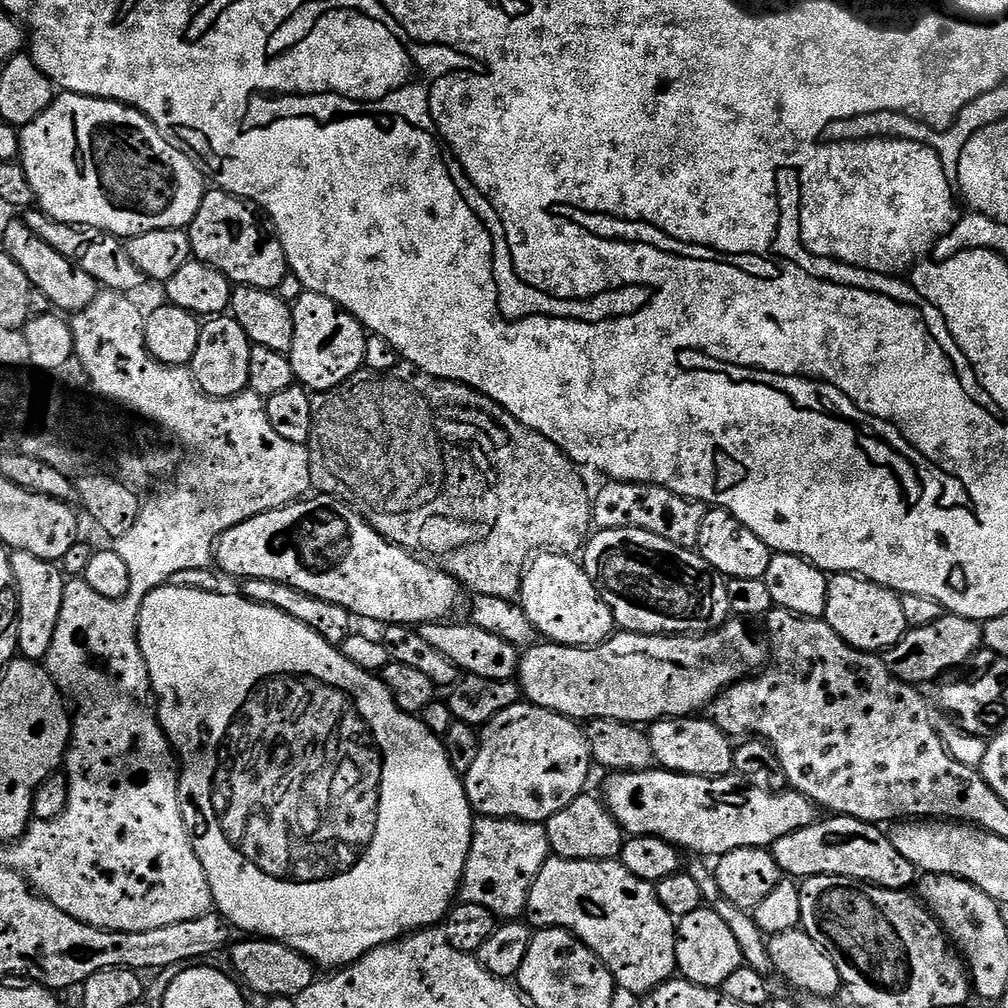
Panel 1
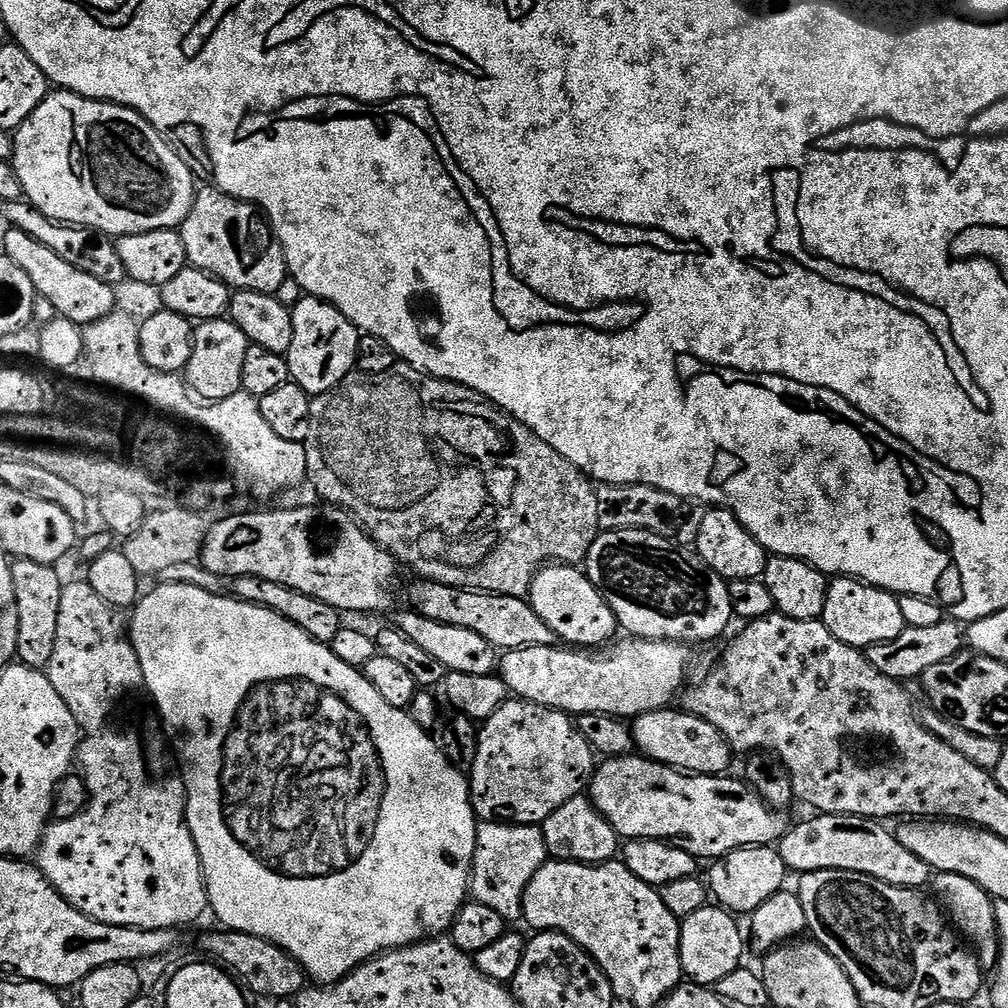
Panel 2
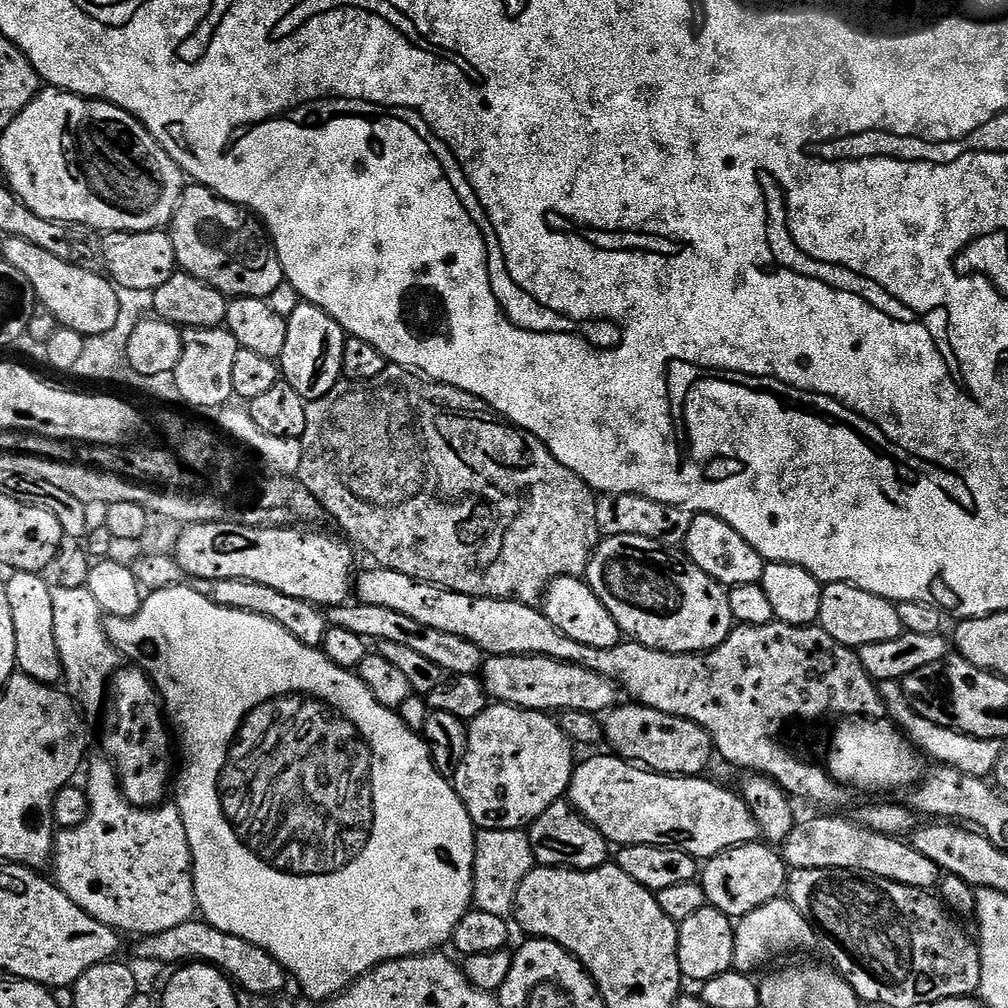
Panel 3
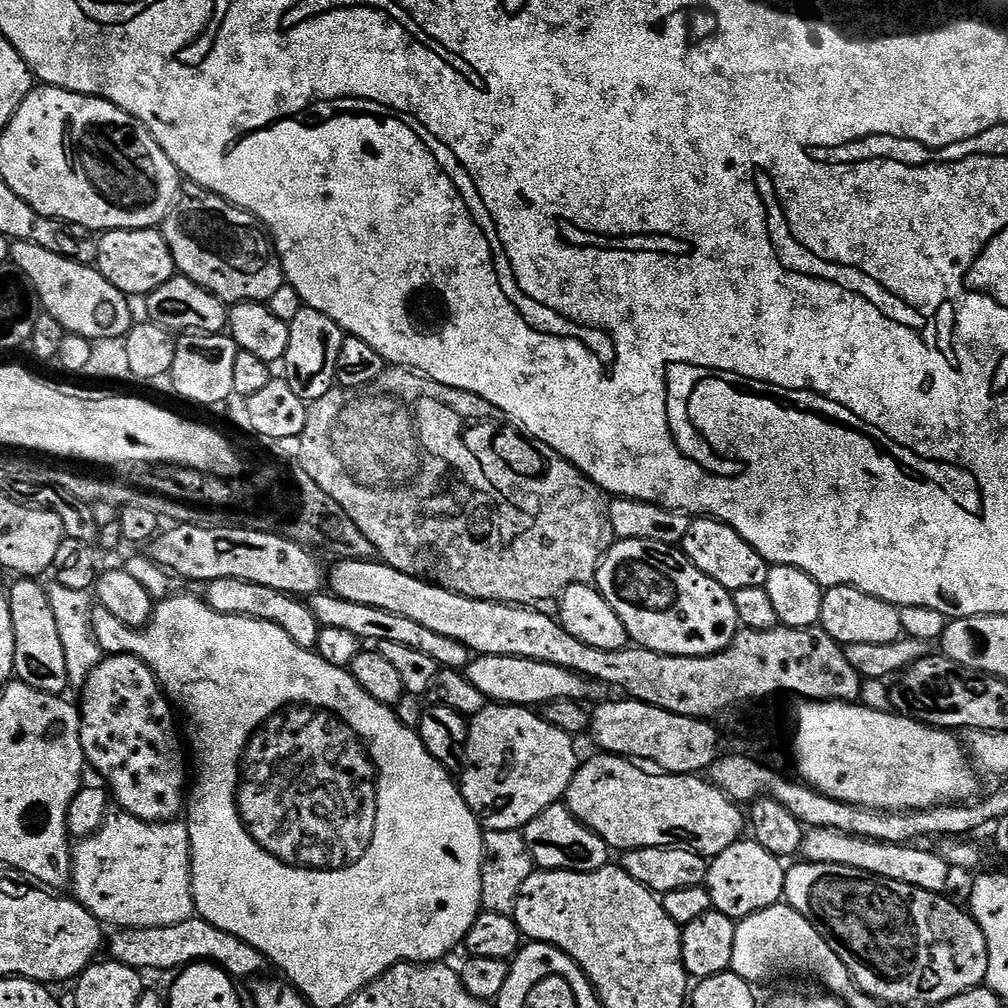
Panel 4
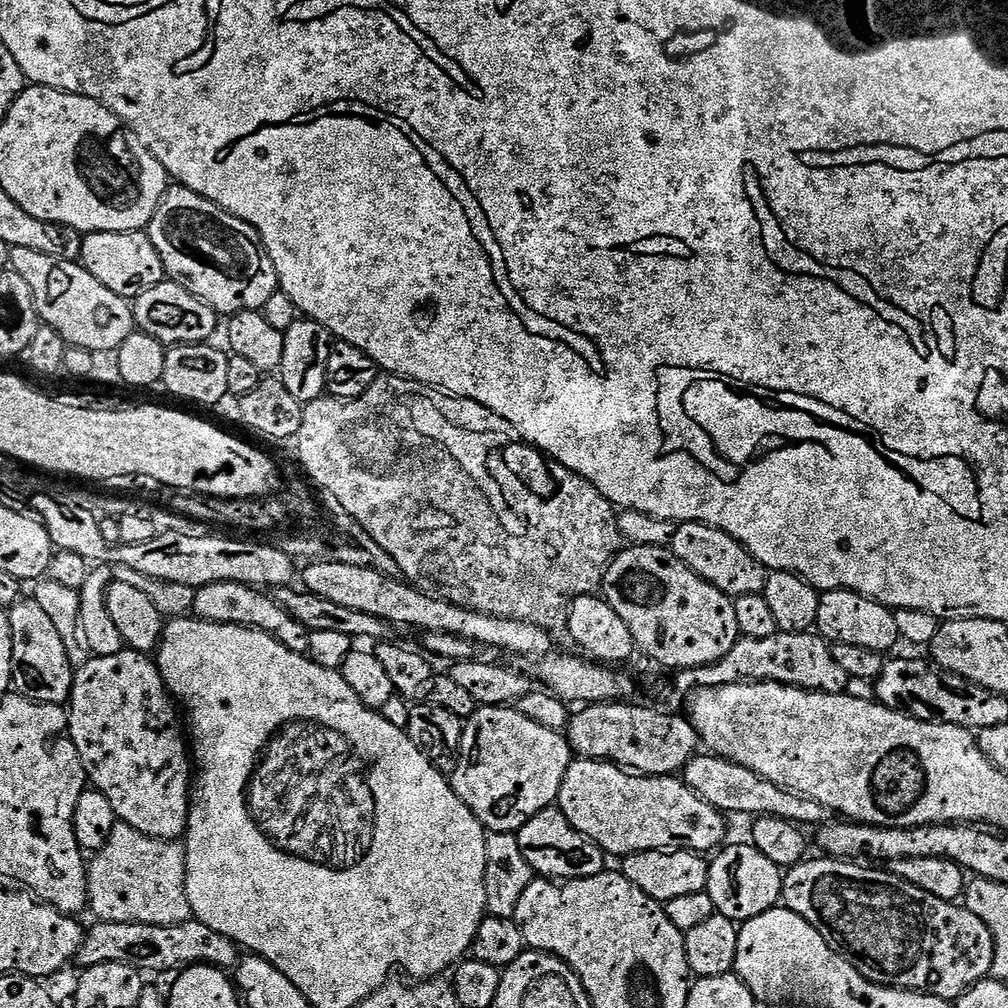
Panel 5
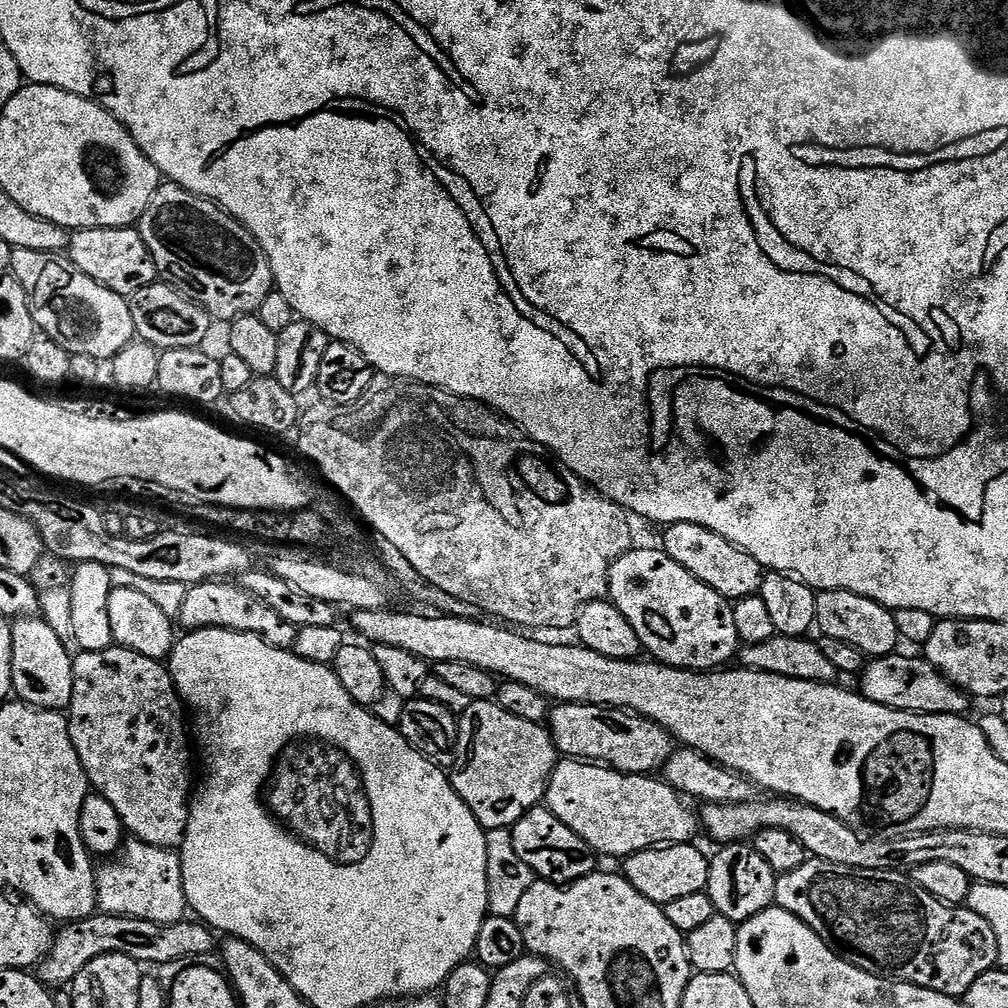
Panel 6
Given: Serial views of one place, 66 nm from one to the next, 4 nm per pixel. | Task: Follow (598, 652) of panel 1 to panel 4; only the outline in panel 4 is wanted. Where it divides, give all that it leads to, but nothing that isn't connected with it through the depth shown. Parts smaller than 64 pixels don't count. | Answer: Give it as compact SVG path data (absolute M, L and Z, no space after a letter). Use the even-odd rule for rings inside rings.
M473 655L469 659L466 675L469 682L484 695L485 701L497 704L543 706L555 700L584 702L593 688L585 677L570 671L569 668L521 656Z

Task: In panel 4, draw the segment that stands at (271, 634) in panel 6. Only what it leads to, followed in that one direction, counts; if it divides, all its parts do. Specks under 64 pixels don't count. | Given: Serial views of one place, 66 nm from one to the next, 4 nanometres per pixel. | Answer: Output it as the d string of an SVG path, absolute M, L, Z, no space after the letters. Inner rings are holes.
M218 578L207 581L205 592L202 592L202 599L209 604L218 614L227 616L245 616L255 620L265 620L271 624L277 624L298 646L309 650L315 649L318 642L318 634L321 627L318 618L308 609L307 603L301 599L286 593L274 590L270 586L258 586L254 582L246 582L238 578Z

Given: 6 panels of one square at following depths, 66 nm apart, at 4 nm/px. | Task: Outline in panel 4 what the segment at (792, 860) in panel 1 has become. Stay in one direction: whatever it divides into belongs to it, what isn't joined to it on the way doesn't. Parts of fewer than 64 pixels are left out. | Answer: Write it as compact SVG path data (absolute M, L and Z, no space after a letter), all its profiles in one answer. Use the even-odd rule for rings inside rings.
M811 828L804 833L800 852L803 859L809 864L837 864L850 866L871 876L881 876L894 882L902 882L910 886L918 886L922 890L947 893L948 883L952 880L954 869L944 861L939 851L927 852L920 846L907 844L886 844L878 840L869 840L866 837L849 836L846 833L836 832L833 828Z

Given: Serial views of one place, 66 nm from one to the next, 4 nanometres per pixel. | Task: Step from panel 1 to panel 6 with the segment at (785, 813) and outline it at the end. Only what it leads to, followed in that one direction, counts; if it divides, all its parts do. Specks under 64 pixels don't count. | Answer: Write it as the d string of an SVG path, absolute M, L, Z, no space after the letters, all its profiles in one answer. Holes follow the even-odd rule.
M564 758L557 763L552 777L548 779L546 806L559 820L566 822L566 826L570 826L570 830L574 830L574 834L578 834L578 838L582 838L582 842L586 842L586 846L594 849L597 857L600 858L604 858L604 856L623 858L647 848L663 848L669 844L693 843L697 839L695 837L696 828L698 832L697 813L695 816L684 805L685 797L676 792L671 785L660 778L652 779L656 778L648 774L617 772L615 768L605 766L600 762Z

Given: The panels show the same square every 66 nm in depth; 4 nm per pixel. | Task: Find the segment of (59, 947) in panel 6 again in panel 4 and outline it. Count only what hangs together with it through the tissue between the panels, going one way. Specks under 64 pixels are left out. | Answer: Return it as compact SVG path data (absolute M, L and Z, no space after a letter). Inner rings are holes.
M199 918L183 920L174 926L122 928L113 931L106 944L106 952L122 966L130 966L141 974L164 972L167 968L183 970L190 964L207 962L243 982L247 976L259 977L263 973L260 971L266 968L263 954L254 950L250 942L242 942L234 938L234 934L226 934L226 930L218 930L218 926Z

